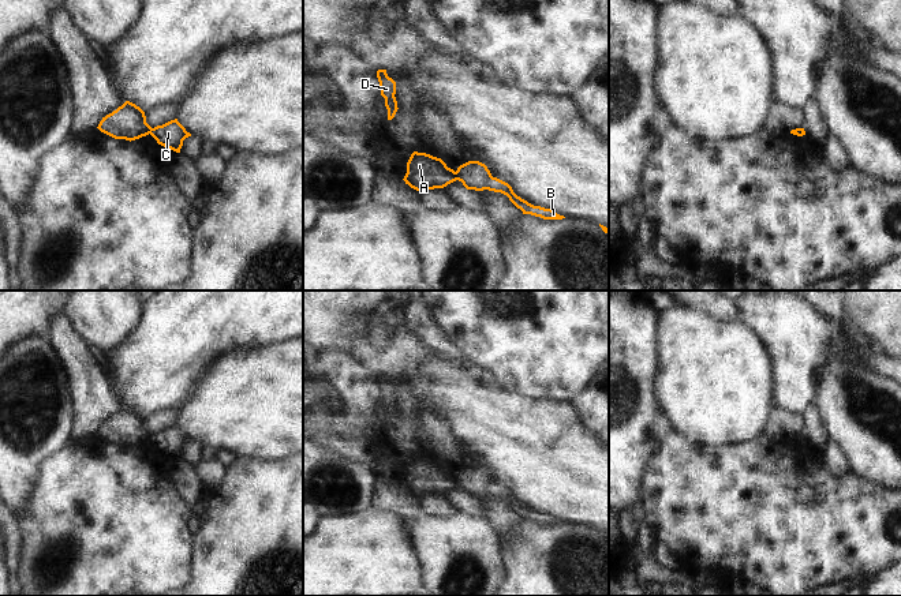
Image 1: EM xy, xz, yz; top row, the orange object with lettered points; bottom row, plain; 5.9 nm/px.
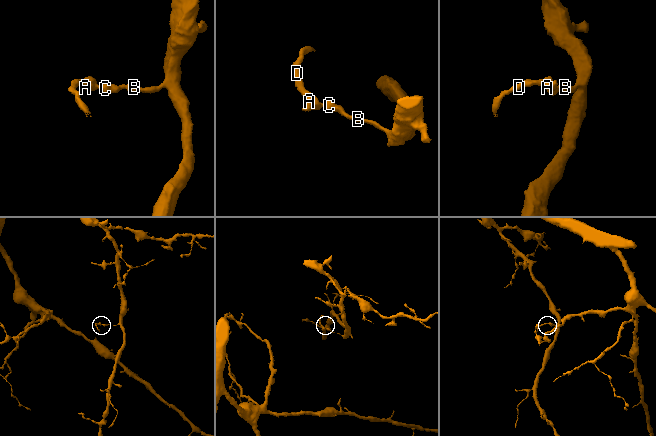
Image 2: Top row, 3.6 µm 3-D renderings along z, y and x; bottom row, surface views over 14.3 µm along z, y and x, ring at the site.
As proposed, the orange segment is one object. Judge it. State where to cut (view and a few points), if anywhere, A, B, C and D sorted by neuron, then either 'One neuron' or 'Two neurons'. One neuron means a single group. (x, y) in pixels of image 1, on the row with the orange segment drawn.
Split along xz (455, 172), (458, 179). Groups: A D / B C. Two neurons.

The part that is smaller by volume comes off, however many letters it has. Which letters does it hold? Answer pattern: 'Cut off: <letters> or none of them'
Cut off: A, D

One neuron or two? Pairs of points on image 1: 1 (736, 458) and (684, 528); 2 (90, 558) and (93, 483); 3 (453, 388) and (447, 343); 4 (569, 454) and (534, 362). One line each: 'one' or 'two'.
1: one
2: one
3: two
4: two

